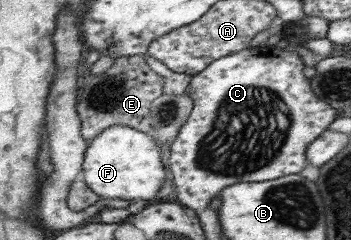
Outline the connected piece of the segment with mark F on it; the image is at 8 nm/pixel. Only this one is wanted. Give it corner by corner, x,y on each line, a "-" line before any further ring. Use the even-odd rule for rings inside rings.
128,125
109,129
91,142
83,171
85,182
99,197
138,200
138,207
160,201
157,194
169,178
163,164
163,151
153,134

